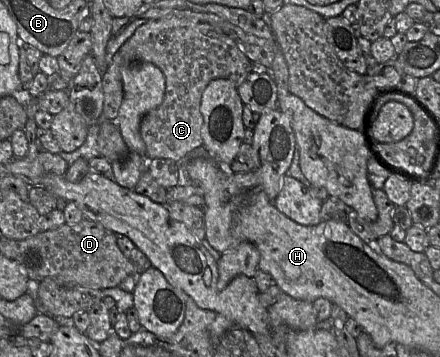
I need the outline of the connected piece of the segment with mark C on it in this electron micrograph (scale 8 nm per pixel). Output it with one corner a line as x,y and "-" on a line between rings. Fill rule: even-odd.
175,16
148,20
138,27
134,34
120,47
103,73
102,90
104,104
102,118
105,120
112,121
117,118
123,101
122,67
140,62
155,64
163,72
166,81
165,95
162,103
145,114
141,120
140,134
146,145
146,158
170,159
177,163
188,160
189,155
194,150
203,146
201,100
202,94
209,82
217,78
224,78
231,81
238,88
252,71
252,62
237,43
208,23
191,21

